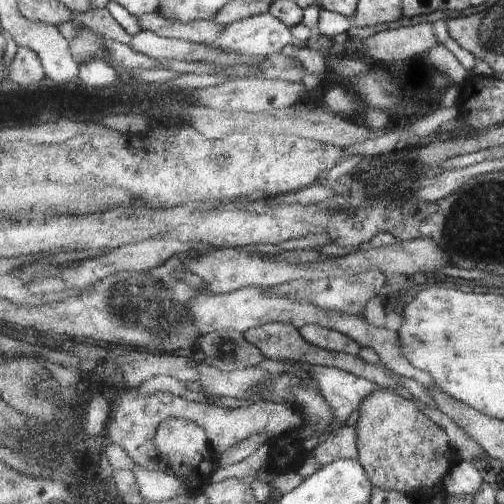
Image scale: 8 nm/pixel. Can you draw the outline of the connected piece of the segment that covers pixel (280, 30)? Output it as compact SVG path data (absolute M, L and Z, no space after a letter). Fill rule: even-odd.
M261 13L228 25L210 44L237 56L265 56L280 53L287 44L297 45L299 40L291 30L271 13Z

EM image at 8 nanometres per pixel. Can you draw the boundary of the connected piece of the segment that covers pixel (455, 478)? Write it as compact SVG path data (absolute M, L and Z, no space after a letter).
M459 460L444 478L444 484L448 493L473 494L485 483L482 474L477 470L473 462Z

